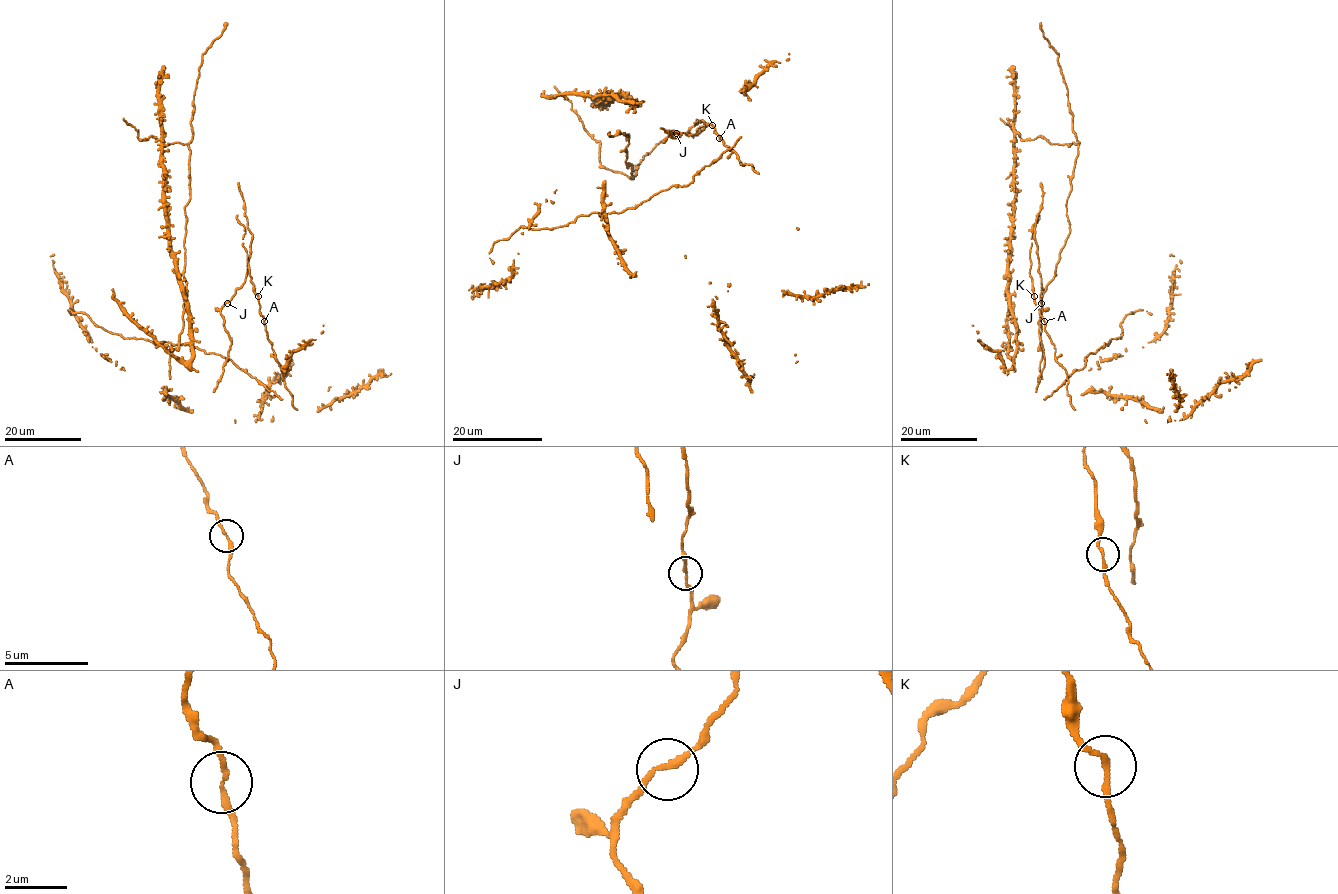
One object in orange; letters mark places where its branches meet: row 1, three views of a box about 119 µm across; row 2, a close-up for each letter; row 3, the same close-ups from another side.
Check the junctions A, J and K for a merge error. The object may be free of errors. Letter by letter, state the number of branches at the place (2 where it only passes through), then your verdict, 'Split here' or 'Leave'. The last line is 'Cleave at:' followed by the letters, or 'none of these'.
A: Branches: 2. Leave
J: Branches: 2. Leave
K: Branches: 2. Leave
Cleave at: none of these

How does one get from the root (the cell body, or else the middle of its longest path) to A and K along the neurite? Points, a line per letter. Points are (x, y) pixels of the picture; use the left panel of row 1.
A: (227, 302), (245, 279), (252, 240), (247, 228), (242, 246), (247, 253), (251, 282), (258, 295), (263, 321)
K: (227, 302), (244, 281), (247, 271), (252, 233), (245, 228), (242, 246), (247, 253), (253, 289), (258, 296)

